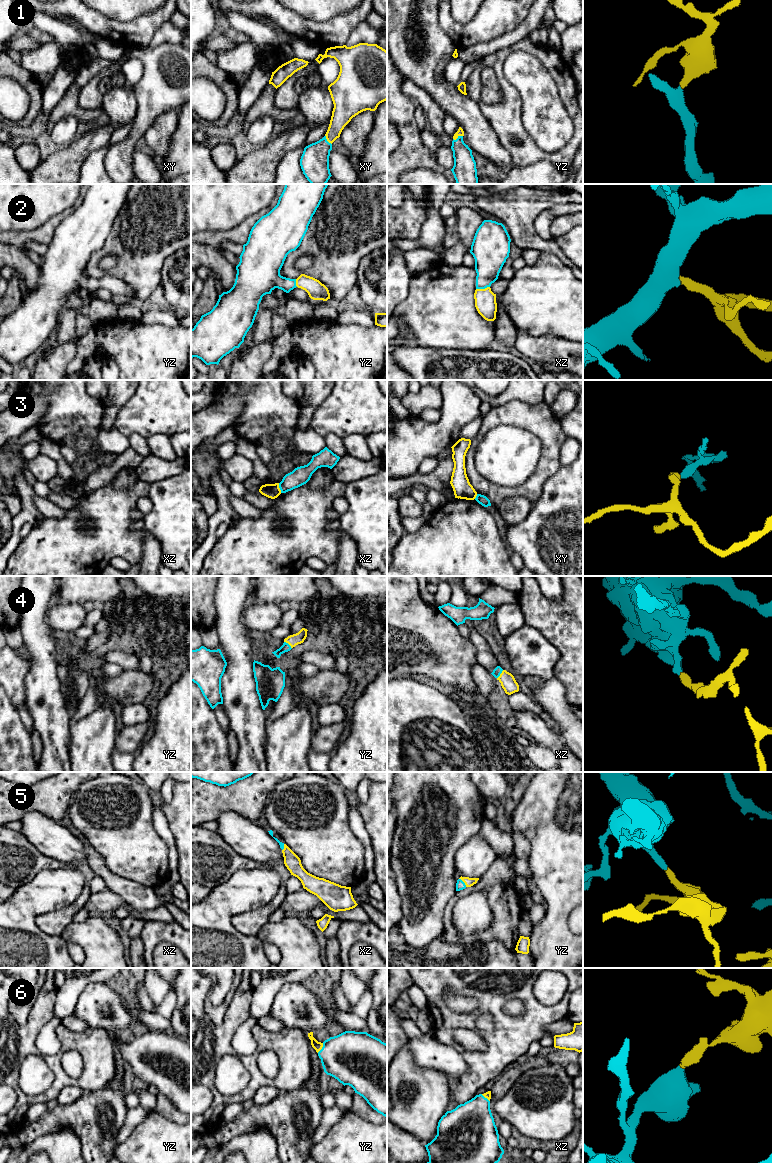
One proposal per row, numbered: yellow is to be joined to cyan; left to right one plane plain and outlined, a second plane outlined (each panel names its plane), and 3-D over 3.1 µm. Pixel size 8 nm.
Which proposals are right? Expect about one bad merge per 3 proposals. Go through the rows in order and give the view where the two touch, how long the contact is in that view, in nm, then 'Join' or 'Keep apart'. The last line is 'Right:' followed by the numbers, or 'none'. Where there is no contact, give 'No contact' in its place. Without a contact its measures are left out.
1: Touches cyan in yz. Shared border 90 nm. Join
2: Touches cyan in xz. Shared border 110 nm. Join
3: Touches cyan in xz. Shared border 80 nm. Keep apart
4: Touches cyan in yz. Shared border 90 nm. Join
5: Touches cyan in yz. Shared border 90 nm. Join
6: Touches cyan in yz. Shared border 90 nm. Join
Right: 1, 2, 4, 5, 6

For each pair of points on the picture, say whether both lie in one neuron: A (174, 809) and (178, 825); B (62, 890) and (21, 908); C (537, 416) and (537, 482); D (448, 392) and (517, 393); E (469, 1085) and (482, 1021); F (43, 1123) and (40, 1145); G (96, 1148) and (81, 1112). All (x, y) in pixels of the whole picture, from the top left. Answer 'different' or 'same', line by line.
A: same
B: same
C: same
D: different
E: different
F: different
G: same

